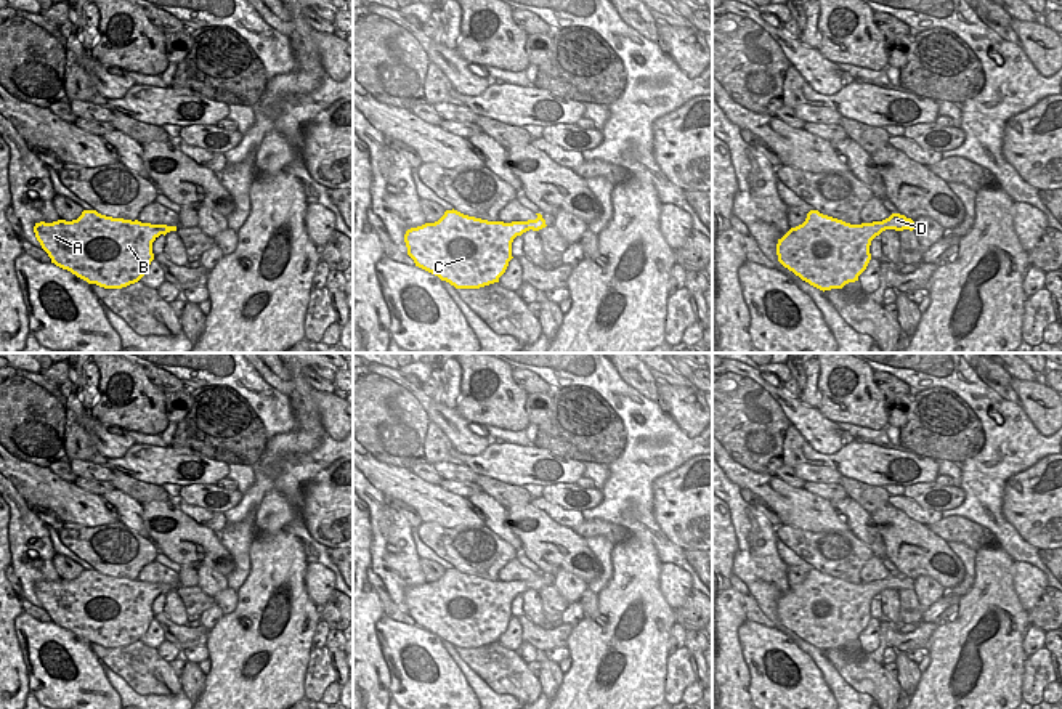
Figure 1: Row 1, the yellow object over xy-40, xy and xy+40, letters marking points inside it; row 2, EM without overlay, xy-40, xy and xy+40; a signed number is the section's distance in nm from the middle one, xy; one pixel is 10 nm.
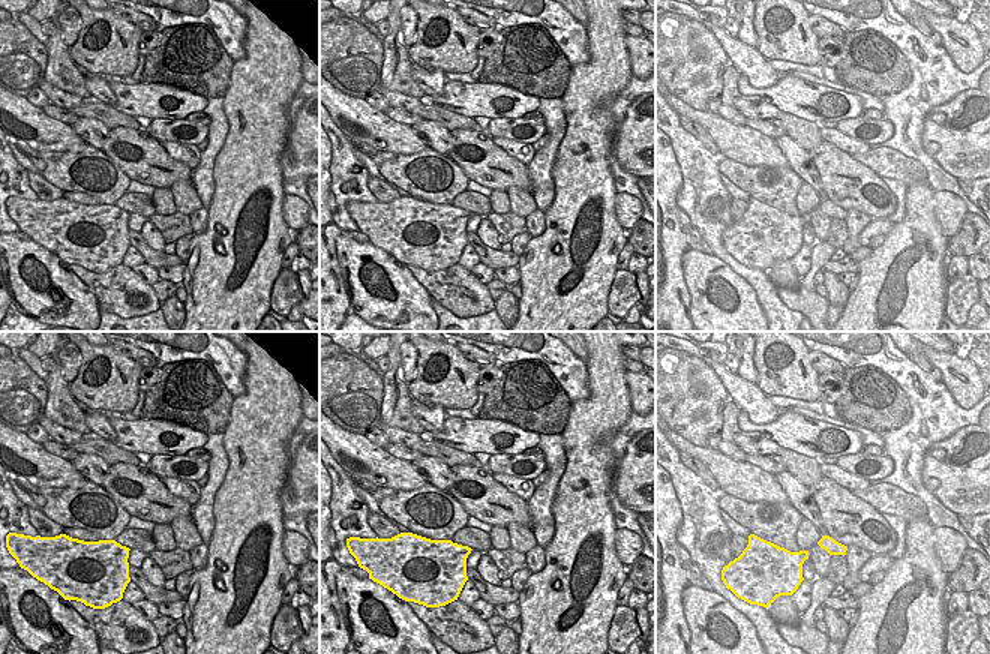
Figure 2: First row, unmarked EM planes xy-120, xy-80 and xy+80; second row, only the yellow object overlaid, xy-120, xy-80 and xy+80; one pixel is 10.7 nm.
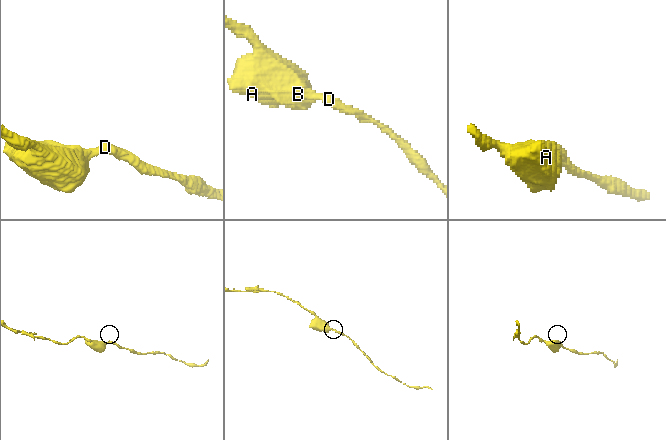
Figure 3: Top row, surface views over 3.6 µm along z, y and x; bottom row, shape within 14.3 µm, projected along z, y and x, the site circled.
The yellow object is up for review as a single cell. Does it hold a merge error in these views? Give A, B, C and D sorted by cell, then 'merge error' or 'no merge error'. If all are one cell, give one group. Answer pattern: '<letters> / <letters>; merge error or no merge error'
A B C D; no merge error

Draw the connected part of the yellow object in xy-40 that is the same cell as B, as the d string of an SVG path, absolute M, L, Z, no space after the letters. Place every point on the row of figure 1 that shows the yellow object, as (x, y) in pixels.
M83 210L72 221L40 221L34 226L51 263L104 289L138 282L154 260L152 242L170 231L176 226L112 218L96 210Z

